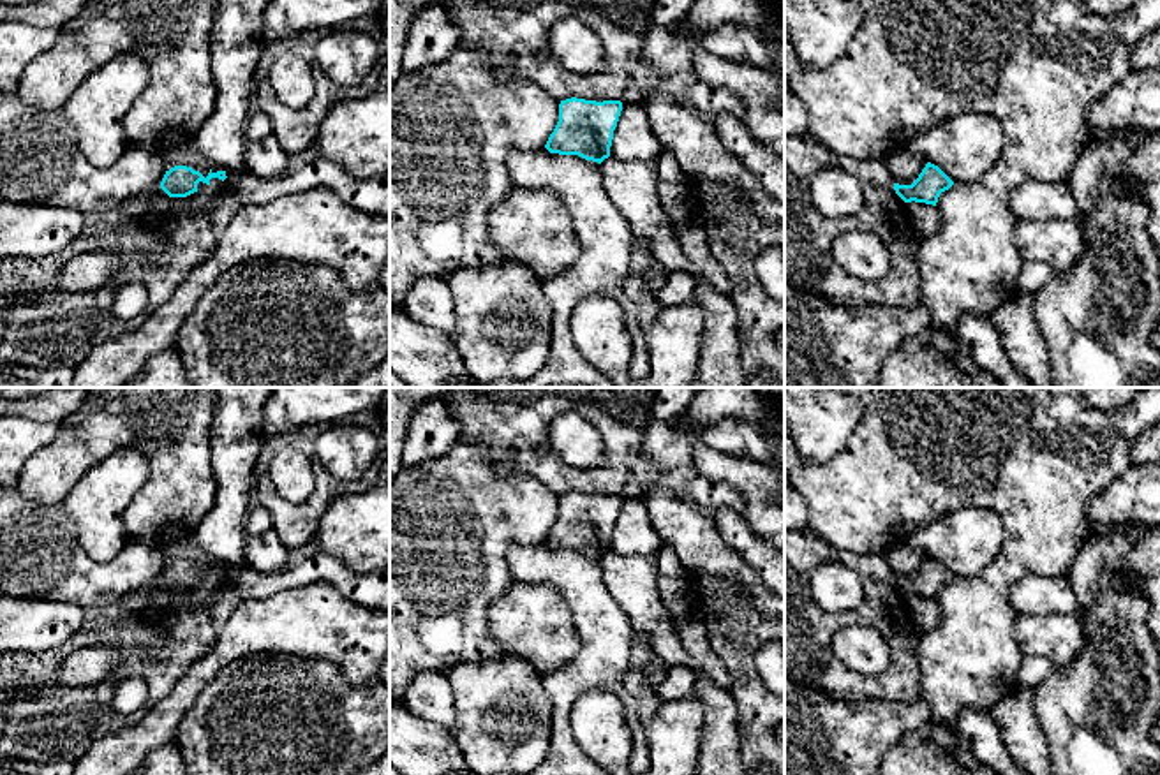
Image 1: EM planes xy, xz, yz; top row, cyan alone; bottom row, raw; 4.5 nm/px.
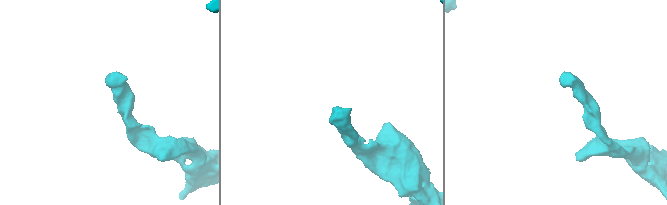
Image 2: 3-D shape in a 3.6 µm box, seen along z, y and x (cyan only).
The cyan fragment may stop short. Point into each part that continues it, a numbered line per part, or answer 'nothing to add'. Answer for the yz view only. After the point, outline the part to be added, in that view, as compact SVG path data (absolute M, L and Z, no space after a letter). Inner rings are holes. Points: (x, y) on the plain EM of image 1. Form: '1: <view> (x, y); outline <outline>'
nothing to add

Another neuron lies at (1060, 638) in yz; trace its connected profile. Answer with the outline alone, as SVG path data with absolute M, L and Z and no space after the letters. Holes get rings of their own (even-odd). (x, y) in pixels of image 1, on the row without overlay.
M1017 613L1014 638L1022 657L1047 657L1054 668L1068 666L1084 648L1084 627L1077 613Z

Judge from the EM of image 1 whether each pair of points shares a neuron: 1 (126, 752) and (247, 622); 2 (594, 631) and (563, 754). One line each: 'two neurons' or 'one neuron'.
1: one neuron
2: one neuron

